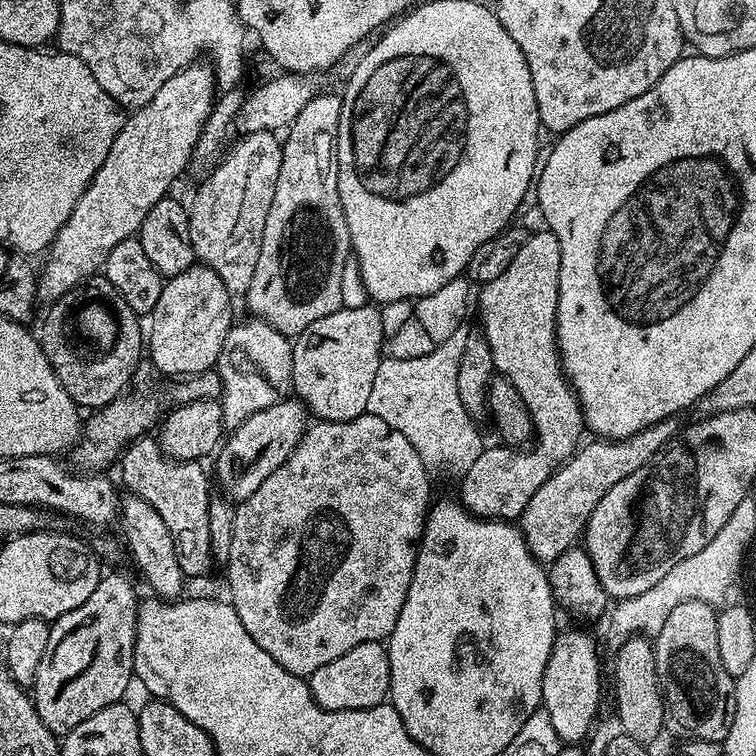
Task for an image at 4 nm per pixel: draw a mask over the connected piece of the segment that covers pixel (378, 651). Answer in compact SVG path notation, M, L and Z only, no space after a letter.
M381 641L362 642L362 646L354 646L354 650L346 650L346 654L342 654L342 658L334 658L334 662L326 662L326 666L314 670L314 674L307 677L308 689L312 692L313 698L318 702L318 706L322 706L326 710L366 710L373 708L379 704L385 703L390 696L390 658L388 657L387 647Z

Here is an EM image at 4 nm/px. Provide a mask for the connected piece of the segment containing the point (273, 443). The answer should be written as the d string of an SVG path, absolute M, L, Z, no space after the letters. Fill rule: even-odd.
M299 398L279 400L274 406L266 406L266 410L252 414L242 426L227 435L215 453L214 480L220 483L219 491L233 502L250 498L250 494L254 494L254 490L258 490L258 486L262 486L262 482L290 458L309 423L309 410Z

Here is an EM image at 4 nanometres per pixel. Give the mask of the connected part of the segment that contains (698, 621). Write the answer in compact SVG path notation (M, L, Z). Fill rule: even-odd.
M706 601L681 602L663 623L660 633L654 637L656 669L660 679L660 692L664 696L664 726L674 735L686 740L718 740L723 742L732 725L736 705L736 681L726 674L722 658L718 658L717 609Z

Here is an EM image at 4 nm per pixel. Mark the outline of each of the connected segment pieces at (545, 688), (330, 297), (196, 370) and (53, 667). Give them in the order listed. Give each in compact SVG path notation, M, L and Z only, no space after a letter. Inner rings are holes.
M580 630L561 631L551 648L543 671L541 707L550 716L554 732L561 743L574 746L583 743L600 706L600 660L595 640Z
M339 91L313 96L302 114L286 129L282 140L282 166L278 170L278 186L274 186L274 202L266 214L266 230L262 234L262 250L258 250L258 266L246 293L248 308L253 317L265 320L274 330L286 337L300 336L318 318L334 314L345 303L344 267L352 252L350 230L338 194L338 122L342 114L342 96Z
M199 262L165 283L158 306L150 313L152 325L146 328L146 352L157 373L171 378L198 376L215 369L216 359L234 323L233 293L226 290L222 278Z
M112 572L101 575L94 594L74 610L51 621L50 642L46 642L46 654L42 654L42 666L38 666L36 680L32 683L30 695L38 710L38 718L46 722L48 729L63 738L78 722L86 722L90 714L111 704L121 703L128 692L128 683L133 683L134 642L136 641L136 610L138 595L136 588L124 576Z

